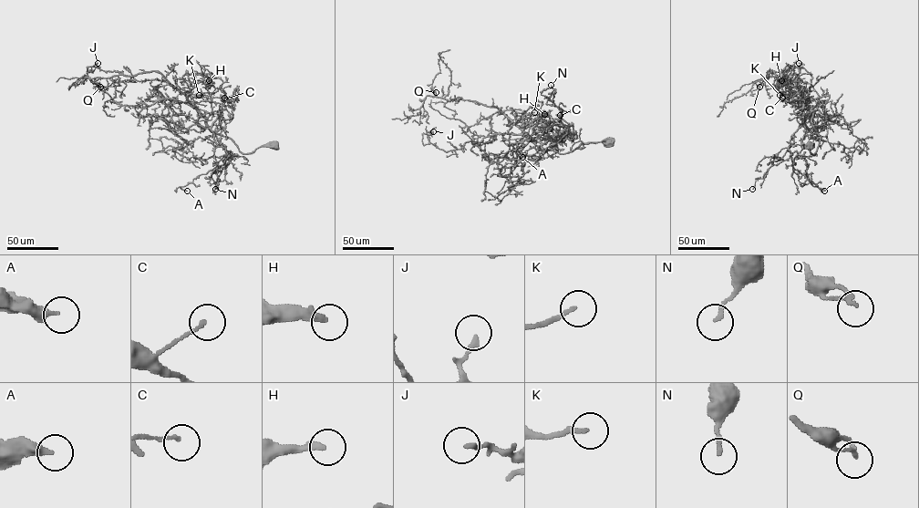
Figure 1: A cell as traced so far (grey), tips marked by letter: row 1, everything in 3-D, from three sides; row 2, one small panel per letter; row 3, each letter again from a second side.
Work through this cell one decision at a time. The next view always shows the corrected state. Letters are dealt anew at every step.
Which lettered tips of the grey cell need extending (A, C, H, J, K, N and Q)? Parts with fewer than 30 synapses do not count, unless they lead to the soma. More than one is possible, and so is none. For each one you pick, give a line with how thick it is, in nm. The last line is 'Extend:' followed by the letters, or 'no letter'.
A: 320 nm
H: 300 nm
K: 160 nm
Extend: A, H, K

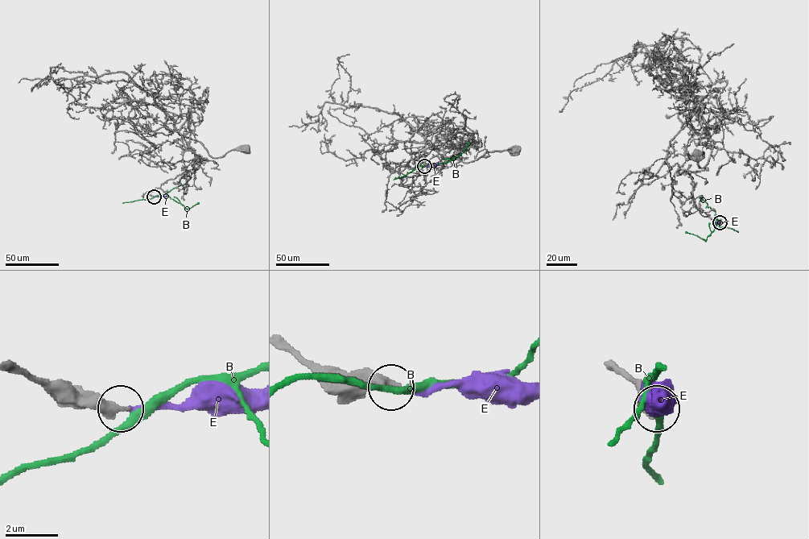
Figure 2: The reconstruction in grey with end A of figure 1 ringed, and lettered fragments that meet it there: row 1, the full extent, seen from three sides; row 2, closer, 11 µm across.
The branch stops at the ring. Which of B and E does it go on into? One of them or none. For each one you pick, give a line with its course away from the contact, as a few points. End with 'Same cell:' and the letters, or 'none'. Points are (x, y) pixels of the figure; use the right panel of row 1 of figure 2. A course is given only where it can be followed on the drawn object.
Same cell: E

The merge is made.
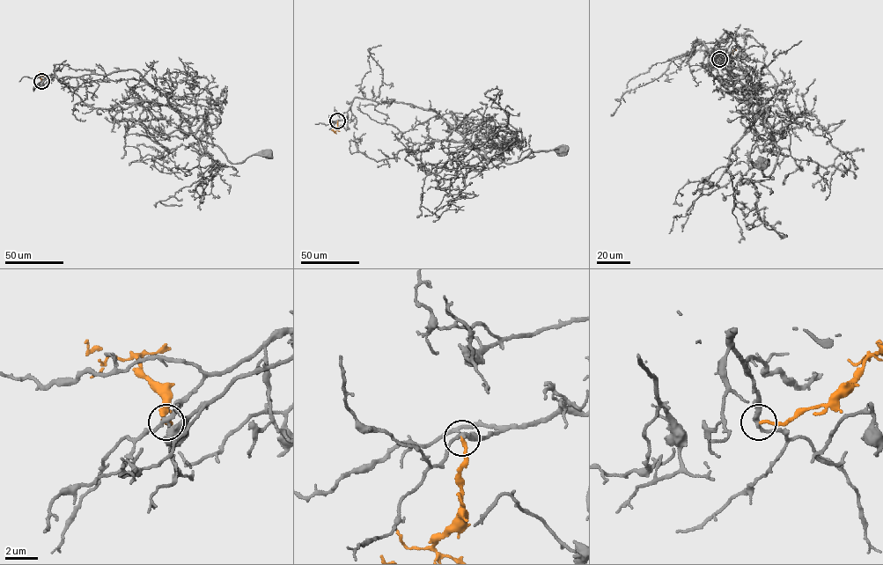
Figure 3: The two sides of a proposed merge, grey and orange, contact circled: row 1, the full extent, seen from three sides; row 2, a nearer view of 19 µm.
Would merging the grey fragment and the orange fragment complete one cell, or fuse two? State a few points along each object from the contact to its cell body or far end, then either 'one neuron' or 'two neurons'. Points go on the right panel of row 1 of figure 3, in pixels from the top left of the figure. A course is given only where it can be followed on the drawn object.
grey via (719, 59), (717, 49), (686, 54), (703, 42), (756, 100), (780, 149), (768, 176), (761, 164) | orange via (719, 59), (725, 57), (734, 49), (732, 54) | two neurons

